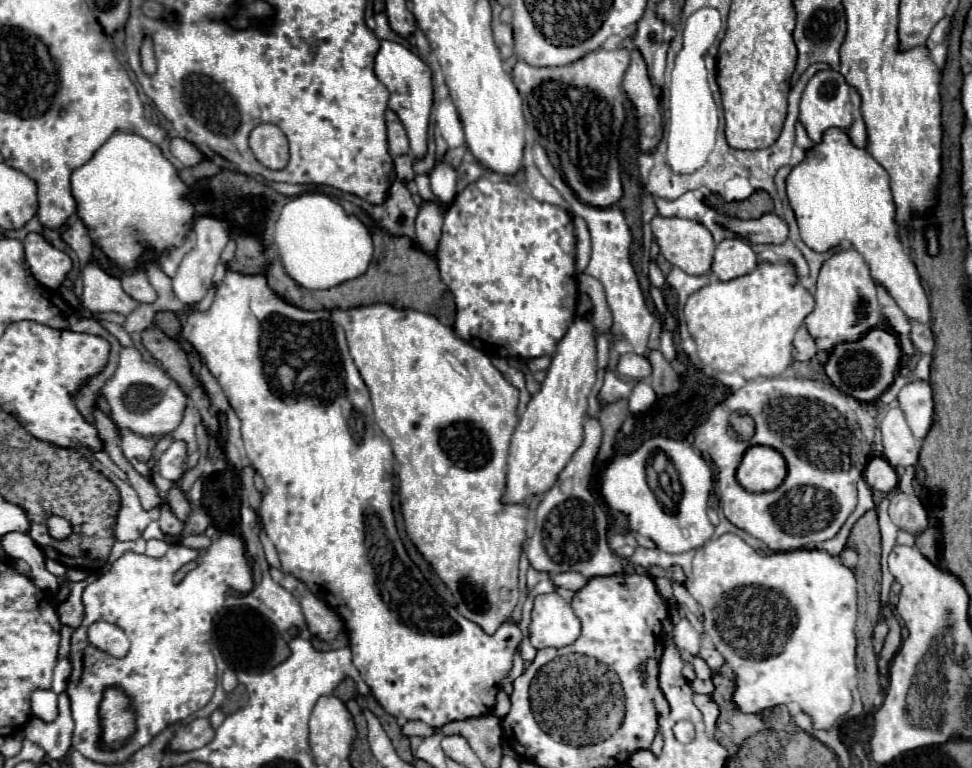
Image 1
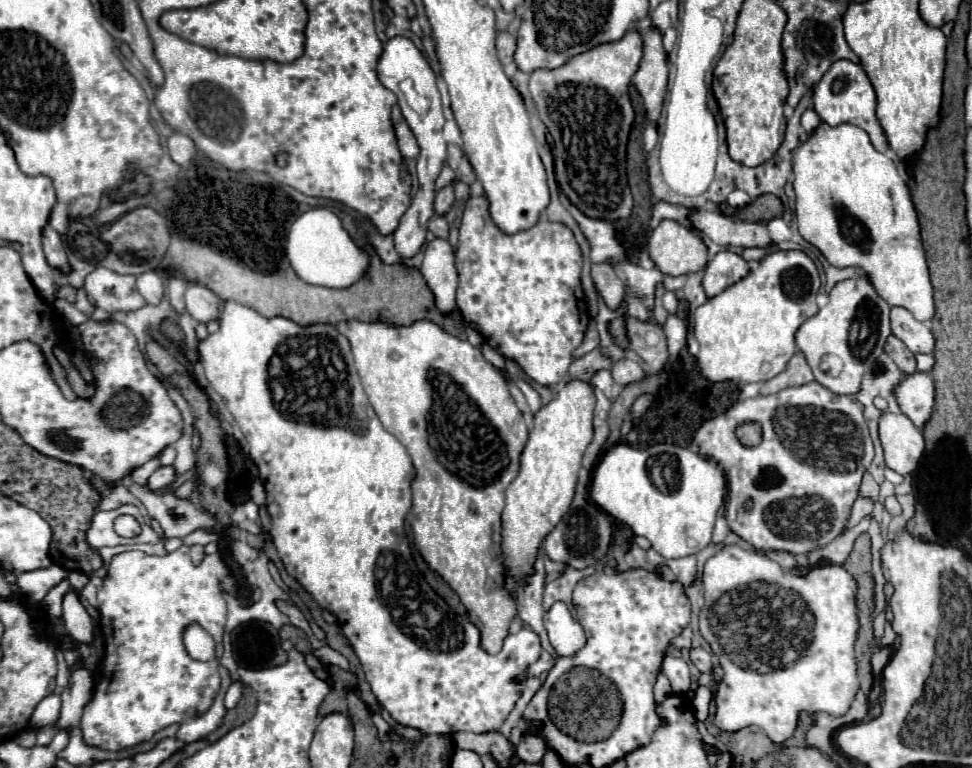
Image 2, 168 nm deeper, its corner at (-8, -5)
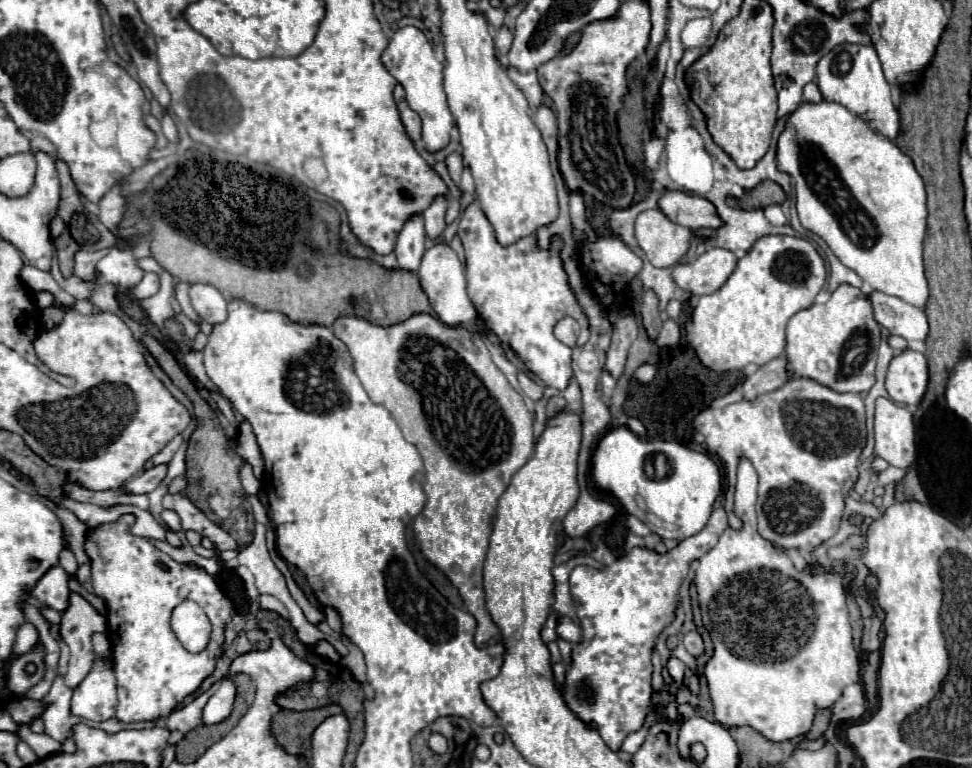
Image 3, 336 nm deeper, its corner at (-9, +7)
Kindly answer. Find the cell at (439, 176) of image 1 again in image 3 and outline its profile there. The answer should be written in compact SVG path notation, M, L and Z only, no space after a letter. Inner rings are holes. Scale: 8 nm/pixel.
M439 195L433 199L433 203L423 211L425 219L425 233L431 239L437 239L445 229L445 211L447 211L447 197Z

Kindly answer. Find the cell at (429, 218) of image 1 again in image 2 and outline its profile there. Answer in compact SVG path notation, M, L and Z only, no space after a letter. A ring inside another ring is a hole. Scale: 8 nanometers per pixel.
M434 239L424 249L424 261L420 267L430 291L434 293L436 307L450 315L456 307L456 289L458 289L458 271L454 265L454 253L448 241Z

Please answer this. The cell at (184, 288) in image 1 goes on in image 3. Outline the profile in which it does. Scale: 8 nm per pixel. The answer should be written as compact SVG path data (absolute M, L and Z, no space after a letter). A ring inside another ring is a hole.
M191 285L189 289L189 297L191 297L191 305L197 311L197 315L215 325L215 323L223 323L227 319L227 301L225 297L211 285Z

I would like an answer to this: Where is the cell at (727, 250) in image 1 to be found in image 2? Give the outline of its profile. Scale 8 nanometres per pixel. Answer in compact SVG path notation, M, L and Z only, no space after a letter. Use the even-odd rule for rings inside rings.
M720 251L708 265L704 271L704 279L702 279L702 287L706 297L716 297L718 293L722 293L726 287L738 283L738 279L746 277L750 271L748 263L730 251Z

